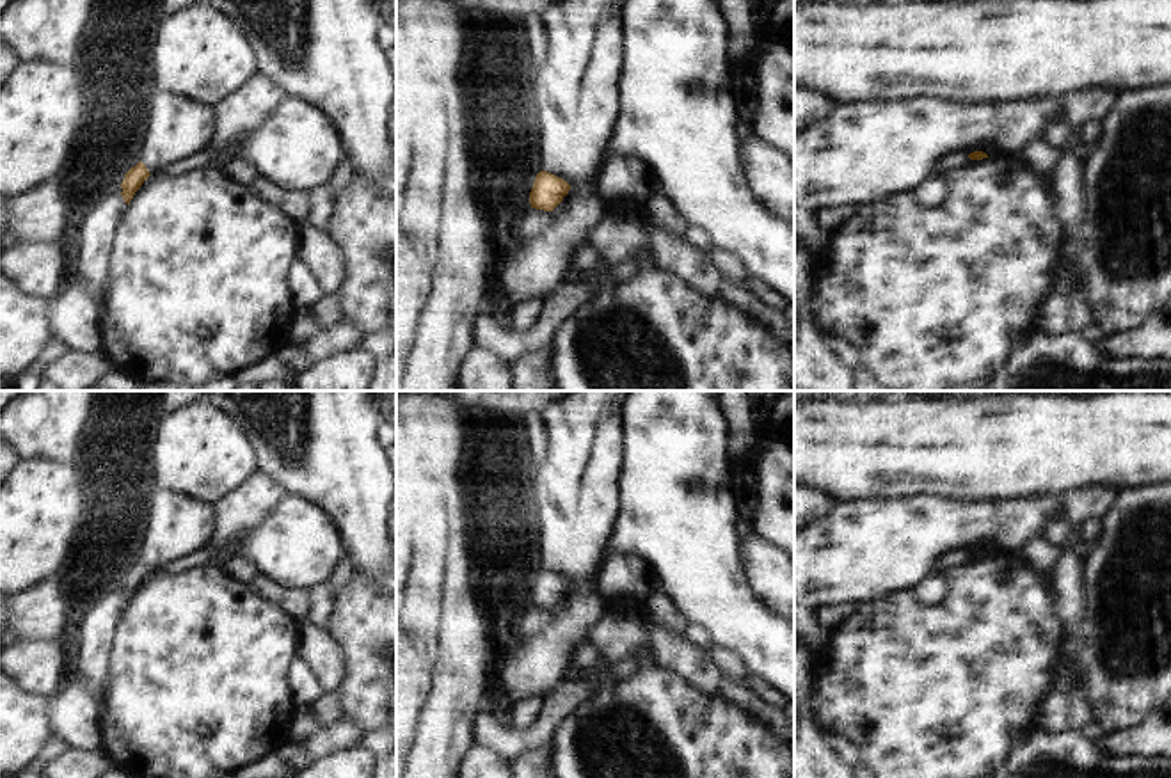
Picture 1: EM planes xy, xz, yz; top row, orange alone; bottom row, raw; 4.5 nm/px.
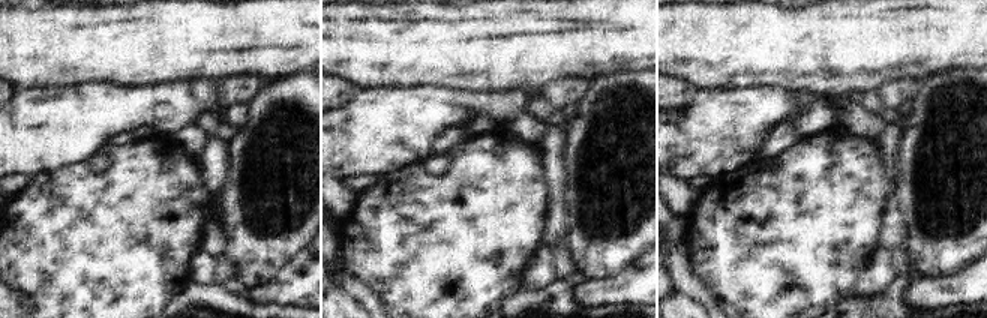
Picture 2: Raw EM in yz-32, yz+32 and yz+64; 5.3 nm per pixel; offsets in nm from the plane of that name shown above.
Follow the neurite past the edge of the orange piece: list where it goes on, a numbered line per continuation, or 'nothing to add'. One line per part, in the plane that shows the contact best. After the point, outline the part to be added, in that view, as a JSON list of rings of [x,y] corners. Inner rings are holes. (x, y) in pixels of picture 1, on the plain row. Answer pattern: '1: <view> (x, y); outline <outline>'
nothing to add

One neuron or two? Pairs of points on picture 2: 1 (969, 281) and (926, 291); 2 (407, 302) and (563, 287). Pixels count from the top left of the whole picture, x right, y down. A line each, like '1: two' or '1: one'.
1: one
2: two

